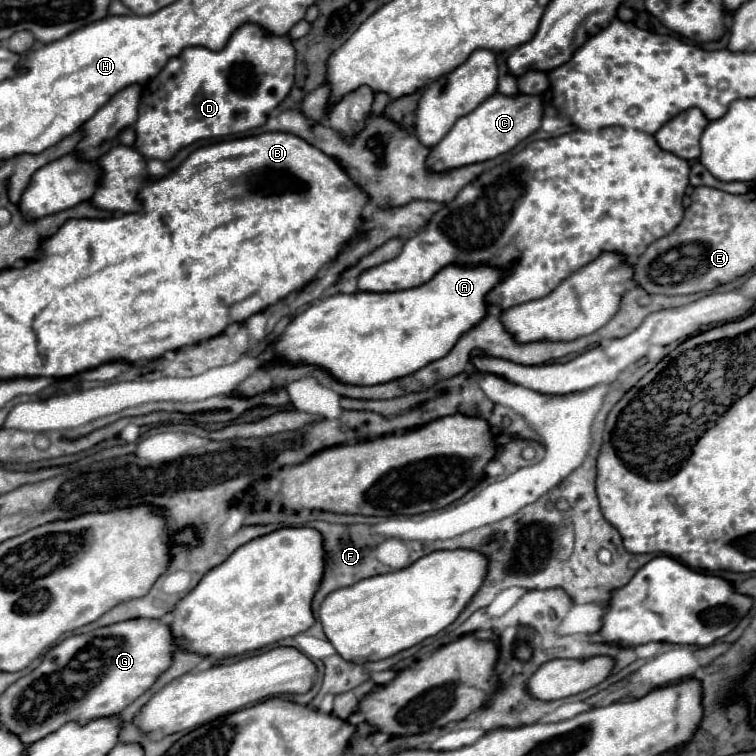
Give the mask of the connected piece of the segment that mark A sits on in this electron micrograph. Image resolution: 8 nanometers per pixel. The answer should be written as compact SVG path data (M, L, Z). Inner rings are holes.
M447 265L443 267L431 281L395 293L339 293L333 297L325 297L319 303L313 303L299 315L295 315L285 331L275 339L277 357L289 363L309 363L319 365L329 371L341 383L351 385L379 385L409 373L419 371L421 367L445 357L451 351L451 345L459 341L463 333L479 325L487 315L487 293L499 285L505 277L505 271L493 265L477 265L477 267L459 267Z

